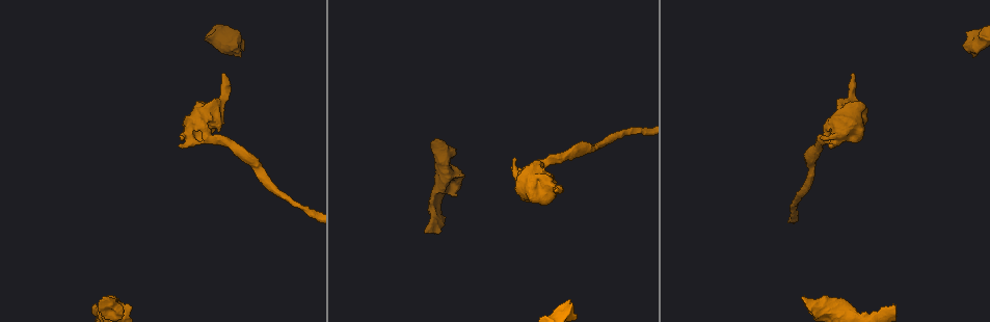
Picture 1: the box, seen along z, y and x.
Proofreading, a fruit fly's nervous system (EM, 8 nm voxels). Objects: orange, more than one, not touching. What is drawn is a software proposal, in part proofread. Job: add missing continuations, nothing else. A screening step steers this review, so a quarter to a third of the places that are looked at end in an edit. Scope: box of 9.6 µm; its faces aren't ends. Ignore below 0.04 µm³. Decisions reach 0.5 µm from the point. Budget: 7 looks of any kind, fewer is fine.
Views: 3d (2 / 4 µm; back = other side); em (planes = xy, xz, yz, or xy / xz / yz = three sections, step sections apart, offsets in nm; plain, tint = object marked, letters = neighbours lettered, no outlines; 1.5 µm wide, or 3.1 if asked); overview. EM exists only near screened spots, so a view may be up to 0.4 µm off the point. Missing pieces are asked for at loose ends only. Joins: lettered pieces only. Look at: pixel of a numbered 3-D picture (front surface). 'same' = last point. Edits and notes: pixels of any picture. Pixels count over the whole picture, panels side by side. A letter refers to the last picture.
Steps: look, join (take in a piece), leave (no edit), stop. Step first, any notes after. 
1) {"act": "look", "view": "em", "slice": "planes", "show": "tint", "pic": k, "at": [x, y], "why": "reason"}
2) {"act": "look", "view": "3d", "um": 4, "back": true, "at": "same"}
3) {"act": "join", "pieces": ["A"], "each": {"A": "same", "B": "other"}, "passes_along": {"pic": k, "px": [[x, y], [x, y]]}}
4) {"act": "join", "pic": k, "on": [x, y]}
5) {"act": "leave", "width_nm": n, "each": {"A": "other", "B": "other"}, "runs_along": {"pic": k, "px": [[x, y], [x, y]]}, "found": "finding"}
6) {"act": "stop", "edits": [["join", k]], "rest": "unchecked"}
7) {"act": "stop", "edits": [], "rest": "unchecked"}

{"act": "look", "view": "3d", "um": 2, "pic": 1, "at": [180, 145], "why": "branch stops here"}

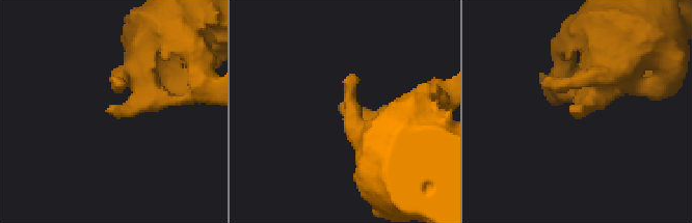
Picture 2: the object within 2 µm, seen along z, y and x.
{"act": "look", "view": "em", "slice": "yz", "step": 8, "show": "tint", "pic": 2, "at": [346, 98]}

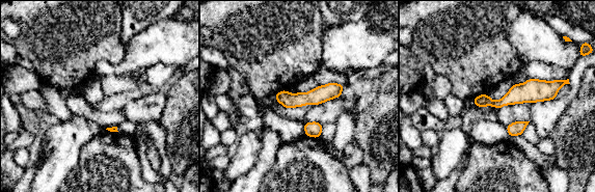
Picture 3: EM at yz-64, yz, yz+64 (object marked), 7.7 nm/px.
{"act": "look", "view": "em", "slice": "planes", "show": "letters", "at": "same", "why": "another direction"}

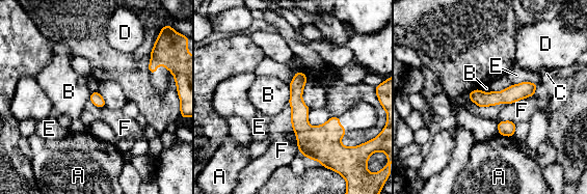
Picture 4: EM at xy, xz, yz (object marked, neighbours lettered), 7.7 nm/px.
{"act": "leave", "each": {"A": "other", "B": "other", "C": "other", "D": "other", "E": "other", "F": "other"}, "runs_along": {"pic": 4, "px": [[298, 74], [299, 123], [315, 157]]}, "found": "no lettered piece goes on from it"}

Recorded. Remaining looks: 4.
{"act": "look", "view": "em", "slice": "xy", "step": 4, "show": "letters", "pic": 1, "at": [221, 76], "why": "an open end"}

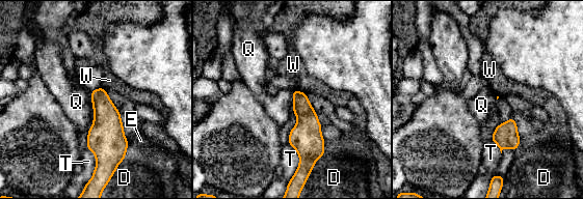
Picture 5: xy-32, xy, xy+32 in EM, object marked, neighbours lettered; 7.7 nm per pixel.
{"act": "leave", "each": {"D": "other", "E": "other", "Q": "other", "T": "other", "W": "other"}, "border": {"pic": 5, "px": [[89, 92], [94, 117]]}, "found": "no lettered piece goes on from it"}

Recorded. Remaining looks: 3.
{"act": "look", "view": "3d", "um": 4, "back": true, "pic": 1, "at": [894, 305], "why": "free end"}

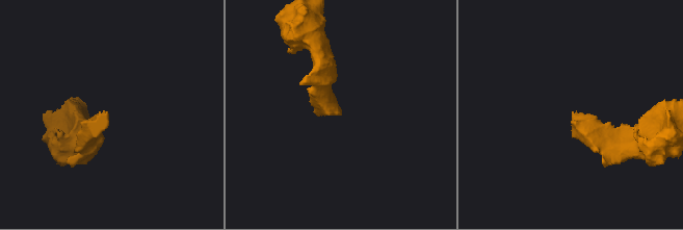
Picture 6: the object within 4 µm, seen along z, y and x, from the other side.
{"act": "look", "view": "em", "slice": "planes", "show": "plain", "pic": 6, "at": [572, 113], "why": "need the tissue"}

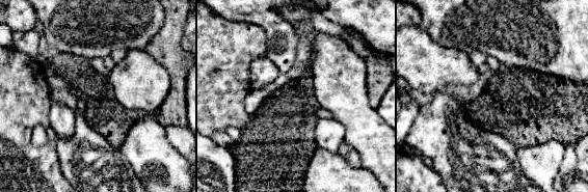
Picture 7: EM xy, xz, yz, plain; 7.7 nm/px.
{"act": "look", "view": "em", "slice": "planes", "show": "letters", "at": "same"}

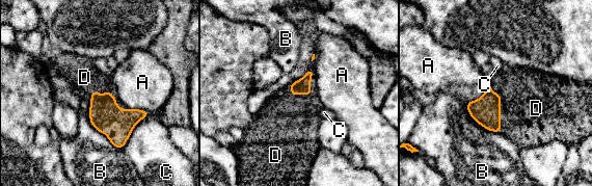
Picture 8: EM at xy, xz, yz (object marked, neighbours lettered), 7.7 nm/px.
{"act": "join", "pieces": ["D"], "each": {"A": "other", "B": "other", "C": "other", "D": "same"}, "passes_along": {"pic": 8, "px": [[106, 116], [111, 94], [84, 77]]}, "found": "the cell continues"}

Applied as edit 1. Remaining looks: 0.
{"act": "stop", "edits": [["join", 8]], "rest": "unchecked"}

